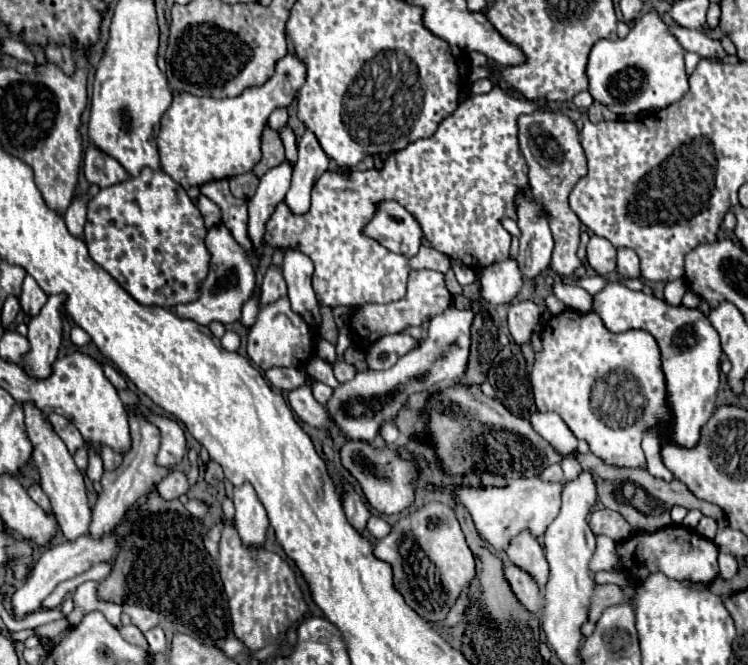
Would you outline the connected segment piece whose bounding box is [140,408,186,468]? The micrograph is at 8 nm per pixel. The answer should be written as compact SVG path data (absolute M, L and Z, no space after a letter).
M140 408L140 412L150 422L154 422L160 428L160 432L162 432L162 446L160 446L160 452L158 452L156 462L160 466L164 466L164 468L176 466L182 460L182 456L186 454L186 438L184 438L184 432L182 432L180 424L176 420L156 416L156 414L152 414L146 408Z

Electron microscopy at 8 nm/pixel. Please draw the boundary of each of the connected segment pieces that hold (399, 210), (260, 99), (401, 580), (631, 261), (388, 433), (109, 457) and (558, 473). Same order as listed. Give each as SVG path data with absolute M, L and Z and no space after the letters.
M382 202L378 212L364 228L364 234L378 240L396 254L414 256L422 244L422 228L416 218L398 202Z
M288 52L280 58L276 72L266 84L248 88L236 98L196 98L192 94L176 94L160 124L158 152L162 170L176 178L184 190L250 172L260 160L260 134L270 112L278 106L290 106L304 84L304 78L304 62L296 58L296 52Z
M442 502L424 504L398 520L392 532L378 540L374 554L392 564L396 590L412 610L430 622L442 622L462 588L474 578L474 556L466 546L454 510Z
M628 248L618 250L618 276L620 278L640 278L640 262L638 254Z
M394 422L385 423L381 426L380 436L384 438L384 441L390 445L396 442L396 438L398 438L398 430L396 430L396 426L394 426Z
M102 448L102 460L104 460L104 470L114 470L122 462L122 454L112 452L110 448Z
M554 464L545 468L540 478L544 481L558 482L564 479L564 473L559 464Z

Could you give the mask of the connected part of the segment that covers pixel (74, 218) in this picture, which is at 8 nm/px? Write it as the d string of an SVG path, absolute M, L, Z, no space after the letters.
M90 186L84 194L76 196L72 200L72 204L68 206L66 214L64 214L64 220L66 220L66 226L70 230L72 236L76 238L84 238L84 222L86 222L86 208L88 208L88 202L92 196L98 194L98 186Z

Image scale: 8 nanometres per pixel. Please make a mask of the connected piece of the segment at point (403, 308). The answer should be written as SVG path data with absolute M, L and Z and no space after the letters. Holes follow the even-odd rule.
M412 270L408 278L408 292L398 300L390 304L364 304L360 310L352 314L350 326L352 326L352 336L354 342L358 344L358 338L362 346L372 344L380 336L386 334L396 334L402 332L406 326L422 326L426 318L434 318L436 314L442 314L446 308L450 308L452 296L444 286L444 276L434 270ZM360 334L360 336L358 336Z

